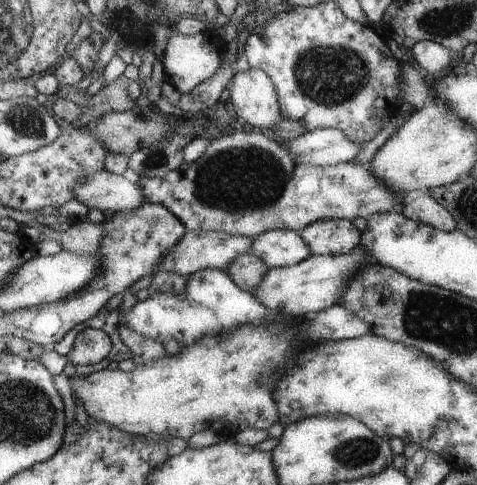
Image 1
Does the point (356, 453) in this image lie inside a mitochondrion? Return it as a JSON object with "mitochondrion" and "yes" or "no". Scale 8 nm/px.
{"mitochondrion":"yes"}

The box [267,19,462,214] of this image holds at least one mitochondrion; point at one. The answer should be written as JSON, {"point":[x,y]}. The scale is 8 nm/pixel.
{"point":[329,77]}

